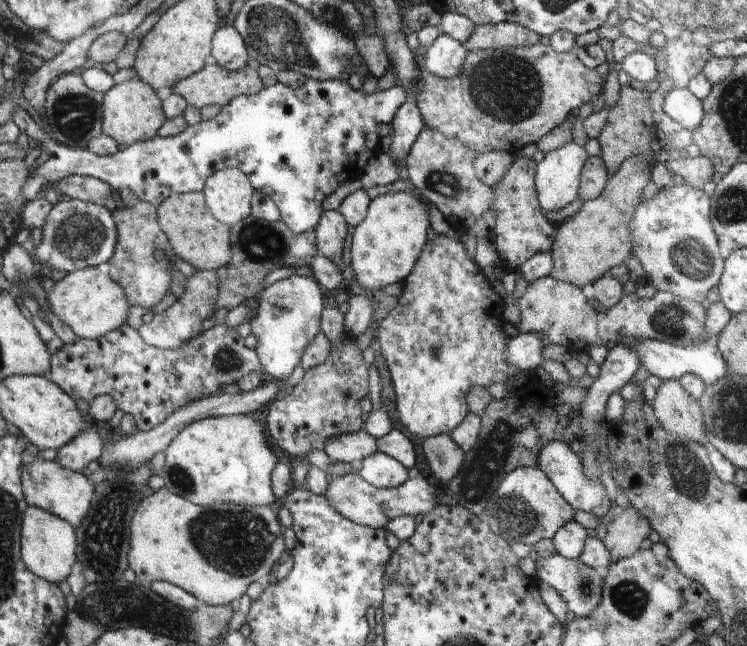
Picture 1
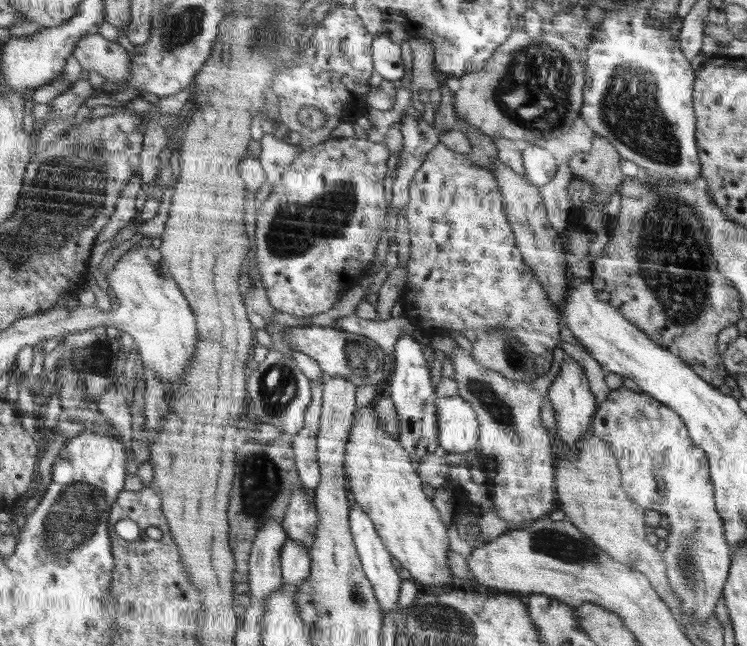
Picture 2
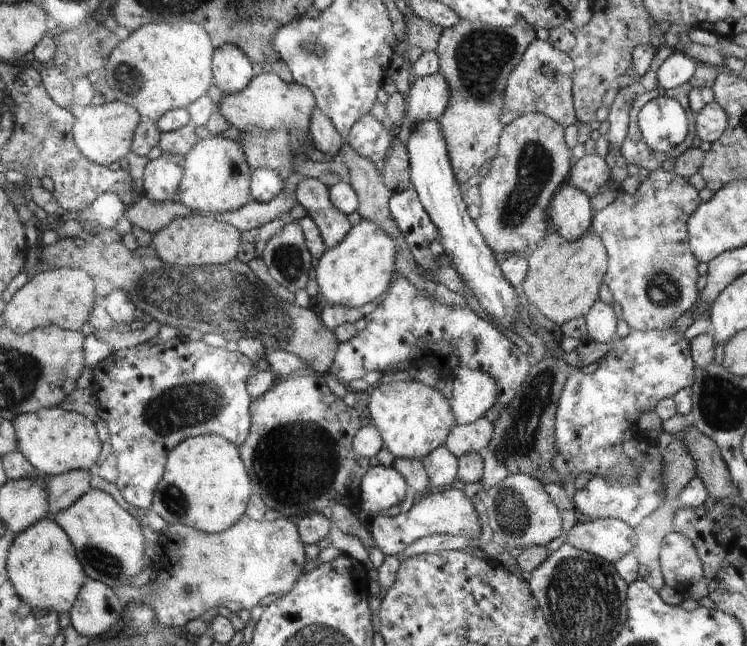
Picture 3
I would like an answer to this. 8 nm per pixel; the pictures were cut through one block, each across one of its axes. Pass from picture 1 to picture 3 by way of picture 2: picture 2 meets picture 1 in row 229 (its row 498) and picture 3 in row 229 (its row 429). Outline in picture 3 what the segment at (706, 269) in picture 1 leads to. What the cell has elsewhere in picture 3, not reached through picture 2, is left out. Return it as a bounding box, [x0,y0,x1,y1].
[592,167,701,332]

